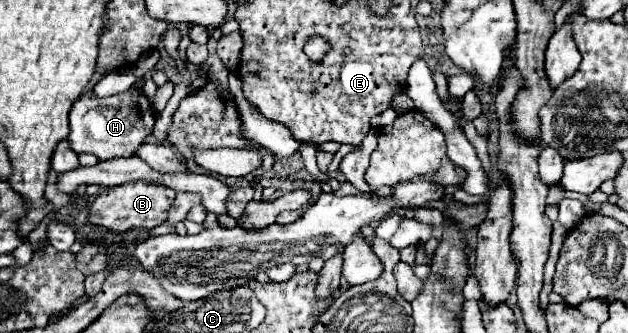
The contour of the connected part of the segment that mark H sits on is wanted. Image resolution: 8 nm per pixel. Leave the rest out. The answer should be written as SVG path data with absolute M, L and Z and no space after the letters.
M129 89L115 97L103 99L87 91L79 99L73 103L69 113L71 133L67 137L71 149L77 153L93 153L101 161L113 157L131 157L155 125L155 111L147 97L137 89Z

